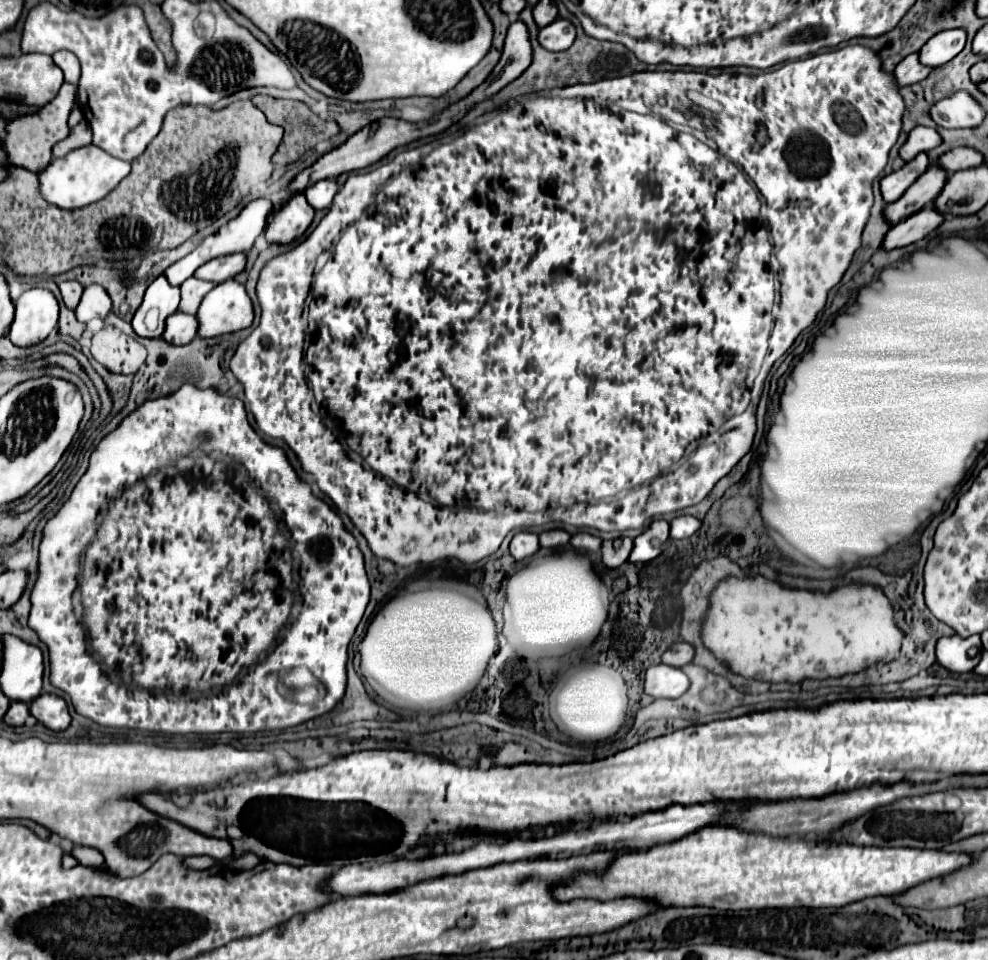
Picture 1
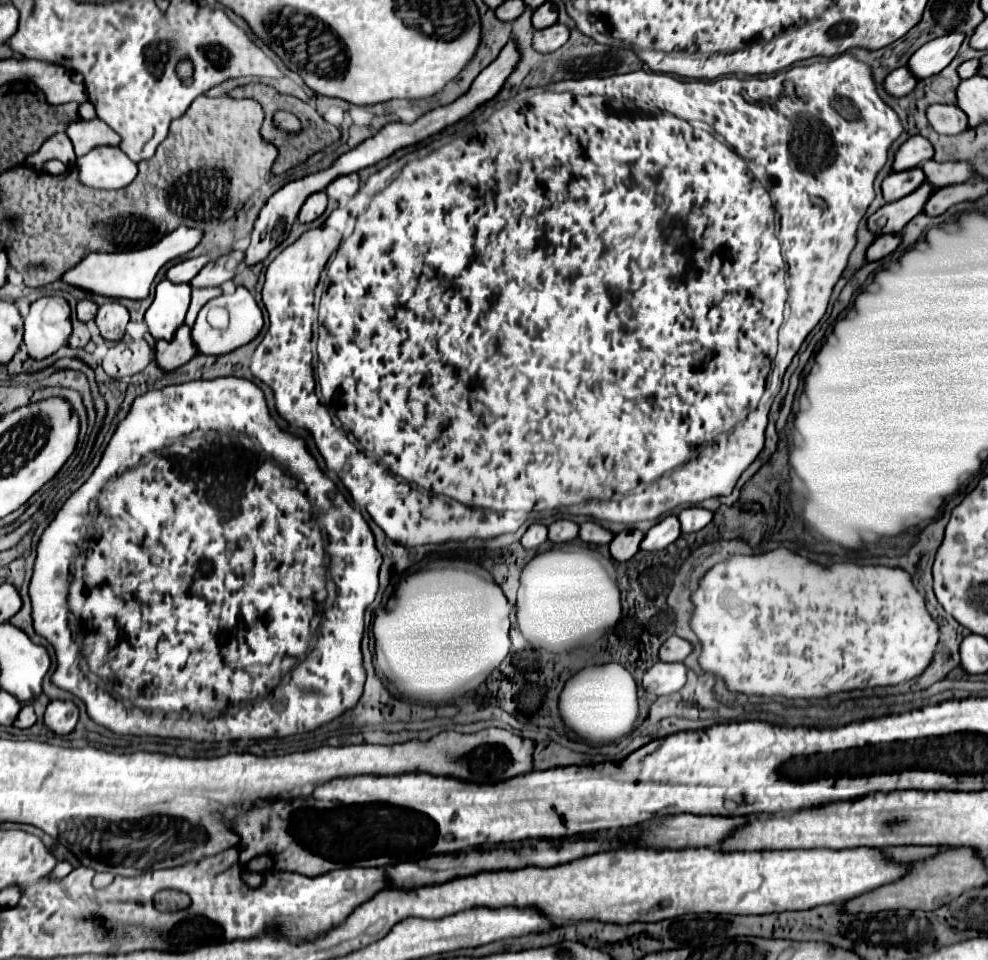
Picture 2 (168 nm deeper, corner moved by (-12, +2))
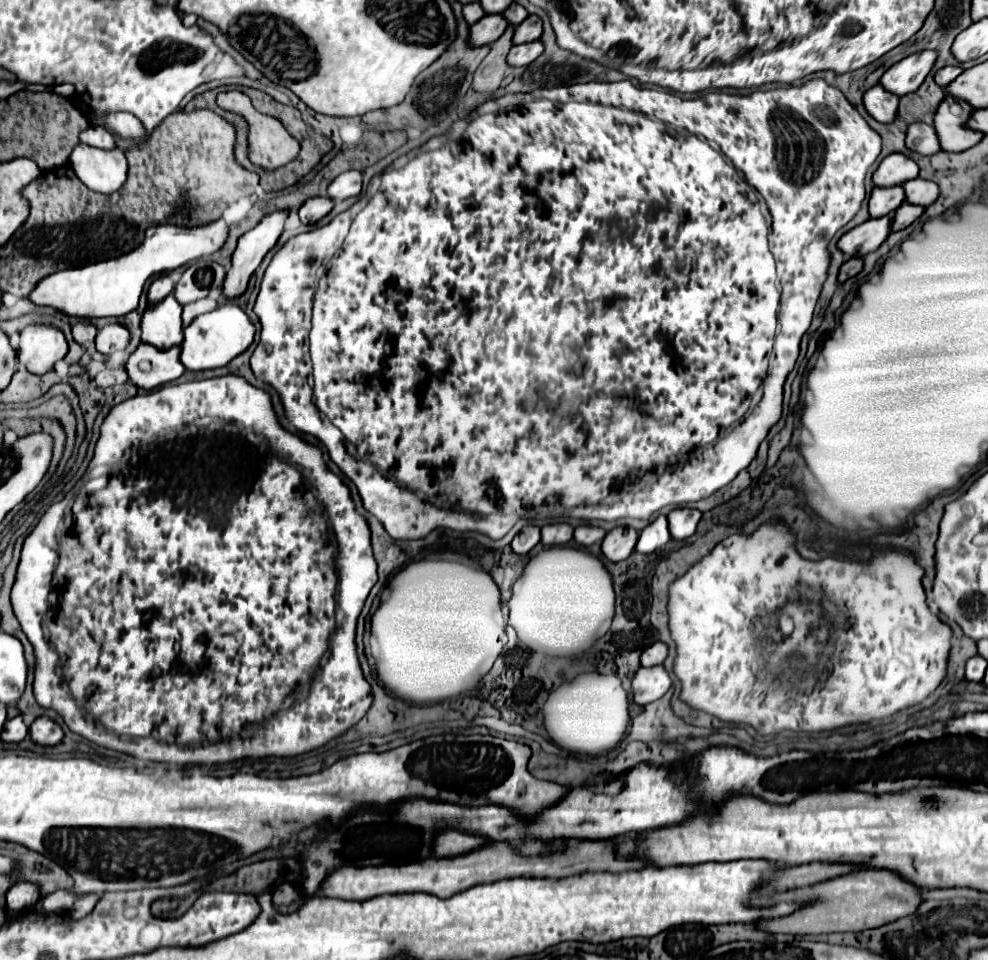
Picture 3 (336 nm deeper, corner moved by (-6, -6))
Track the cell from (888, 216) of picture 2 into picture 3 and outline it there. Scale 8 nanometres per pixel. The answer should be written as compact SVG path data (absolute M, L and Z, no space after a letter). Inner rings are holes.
M891 216L869 218L867 222L843 234L837 246L849 256L867 256L869 252L875 252L887 240L889 234L891 234Z

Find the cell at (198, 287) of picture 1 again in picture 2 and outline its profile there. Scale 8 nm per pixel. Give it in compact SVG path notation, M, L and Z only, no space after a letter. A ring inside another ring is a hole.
M195 288L185 324L191 328L193 322L195 322L195 318L197 318L197 312L199 312L209 300L213 300L213 298L217 298L217 296L221 296L221 288Z

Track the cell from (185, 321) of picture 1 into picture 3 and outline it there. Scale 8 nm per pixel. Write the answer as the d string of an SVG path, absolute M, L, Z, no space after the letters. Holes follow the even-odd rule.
M141 344L125 364L129 380L145 390L153 390L161 384L177 380L185 372L185 366L179 360L179 352L181 346L173 346L169 350L157 350L151 344ZM143 362L151 364L149 372L141 370Z

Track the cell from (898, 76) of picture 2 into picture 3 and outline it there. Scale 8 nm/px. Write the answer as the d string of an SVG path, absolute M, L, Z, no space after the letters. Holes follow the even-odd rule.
M881 84L873 86L871 90L865 92L863 96L863 104L867 108L867 112L877 120L877 122L883 122L883 124L889 124L893 122L895 114L897 114L897 104L899 104L899 98L891 92L887 92Z

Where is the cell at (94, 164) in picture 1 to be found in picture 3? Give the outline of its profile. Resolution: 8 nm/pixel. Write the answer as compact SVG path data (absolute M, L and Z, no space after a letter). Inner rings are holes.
M79 144L71 152L69 162L79 180L99 194L113 194L127 180L127 158L119 148L101 150Z

